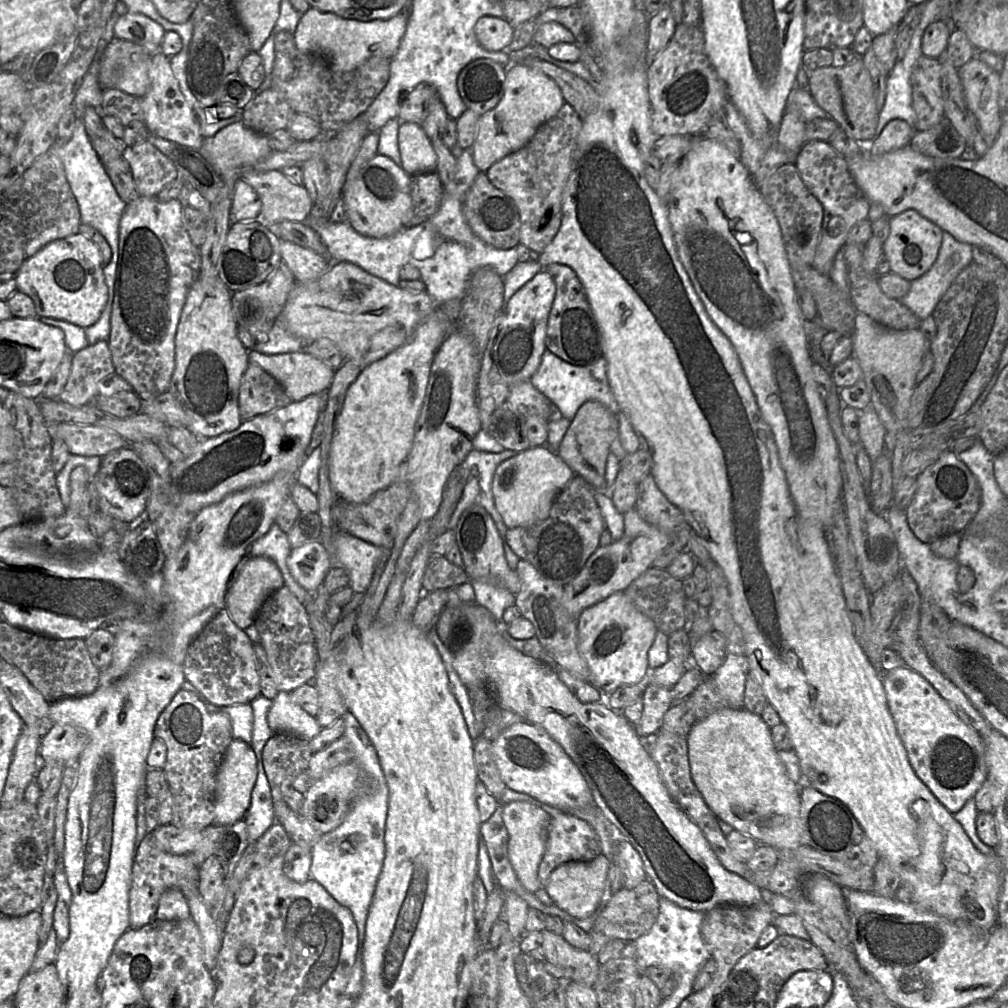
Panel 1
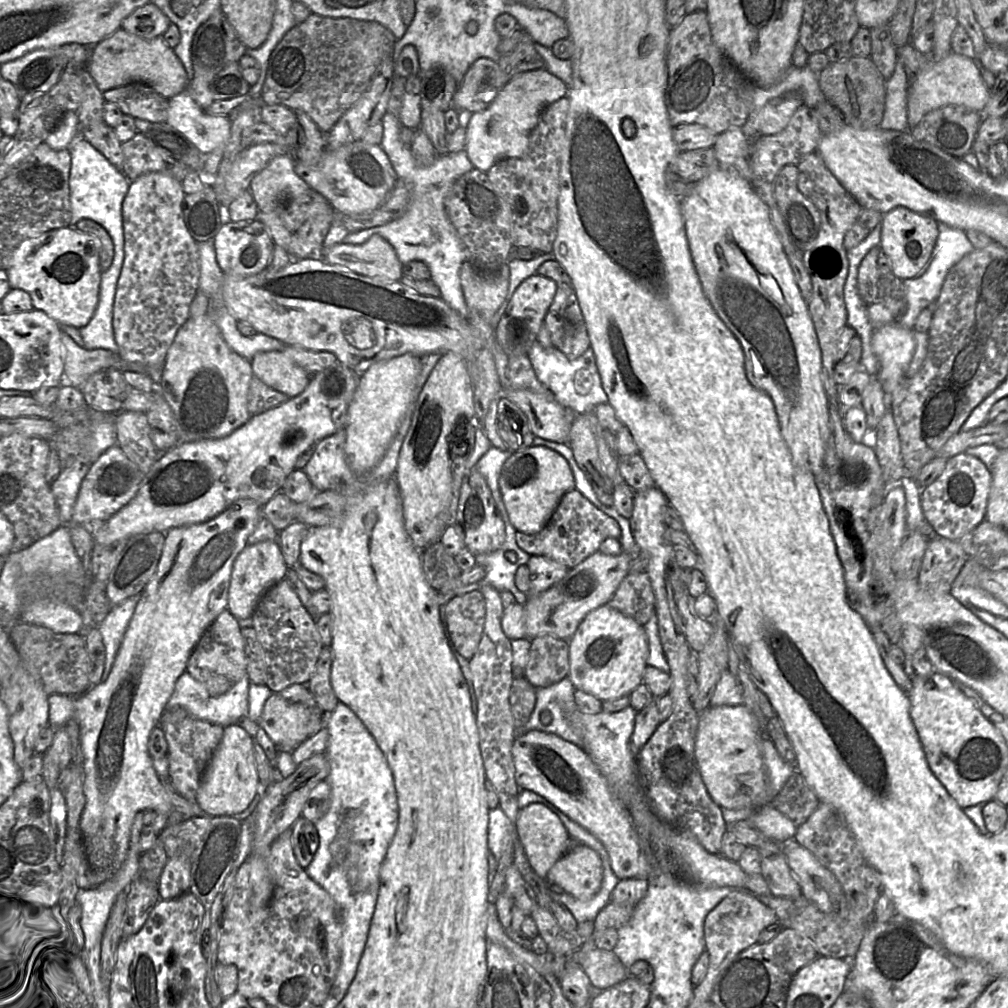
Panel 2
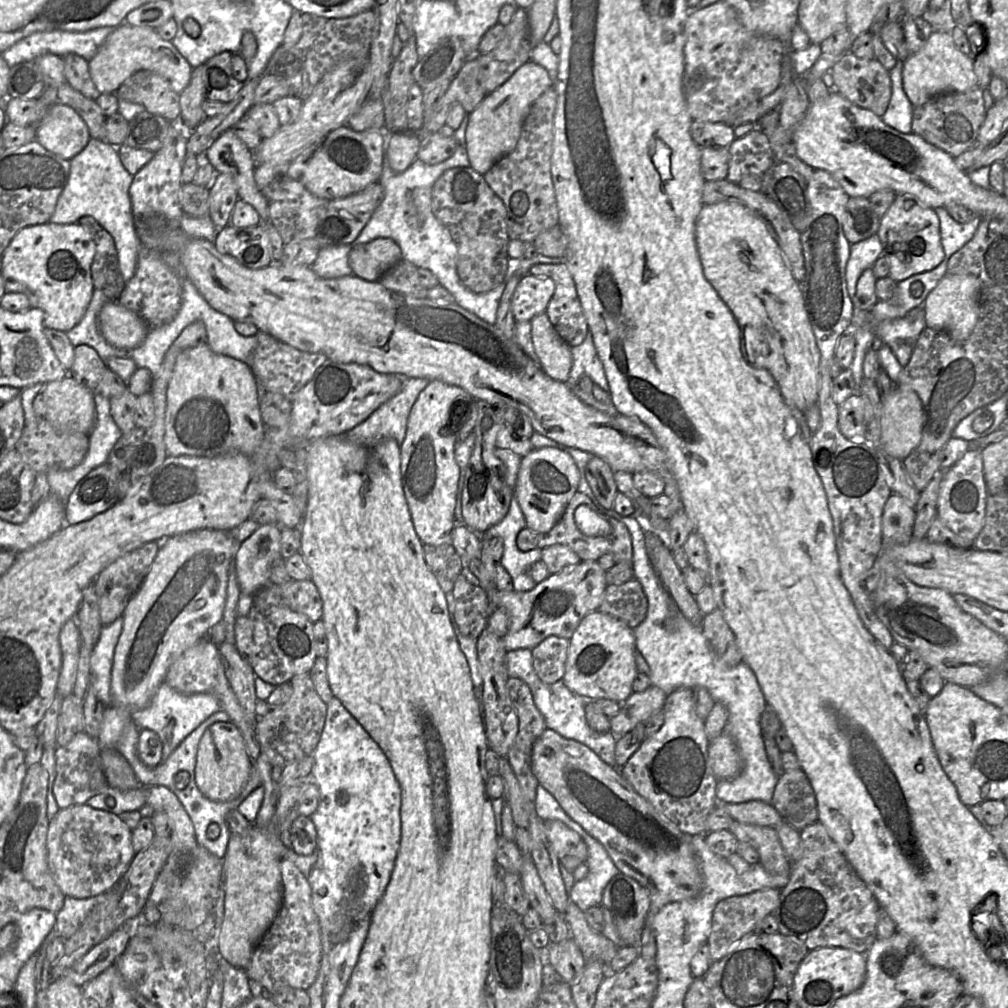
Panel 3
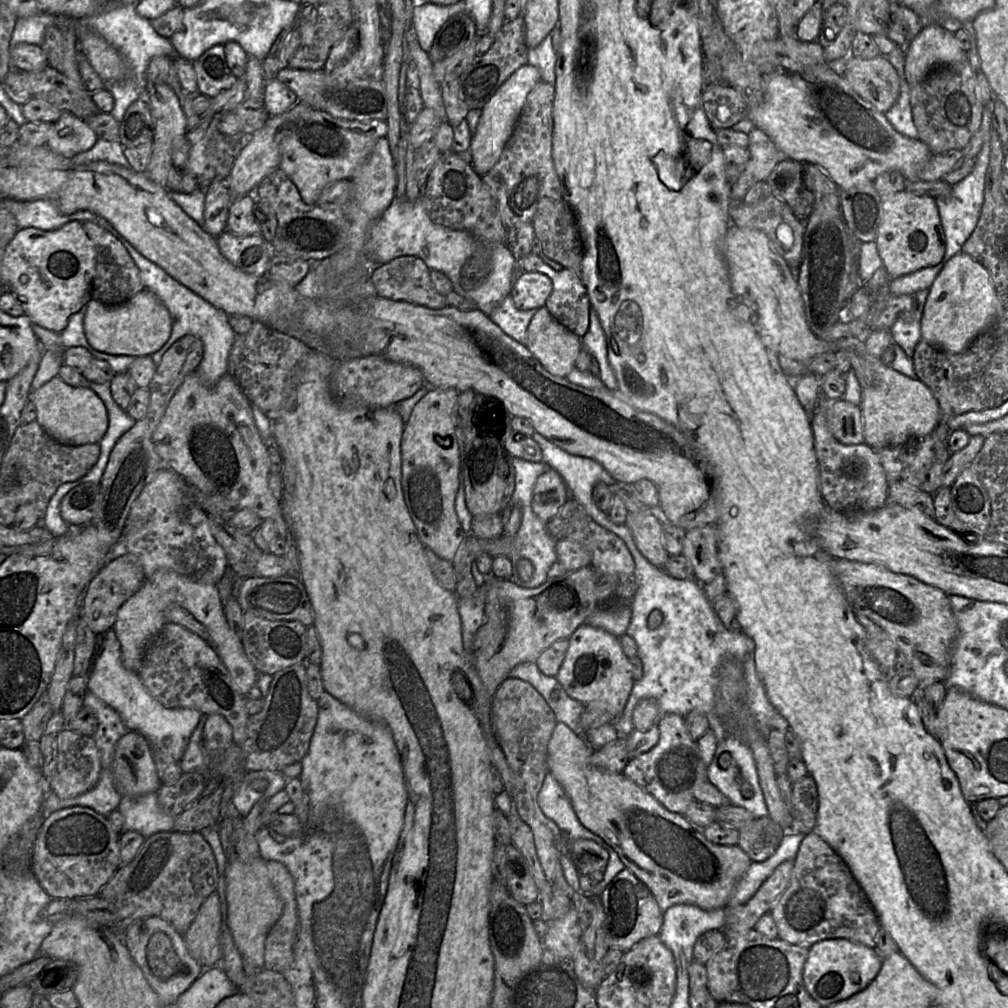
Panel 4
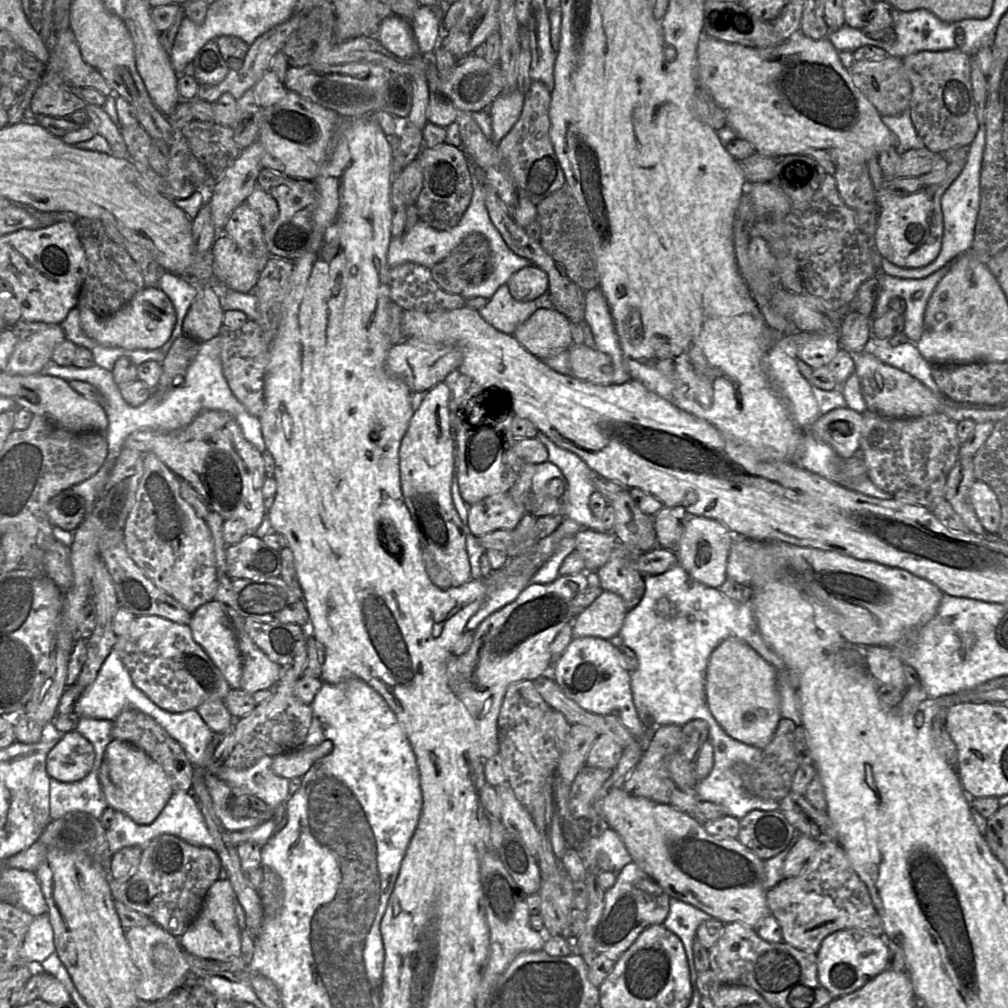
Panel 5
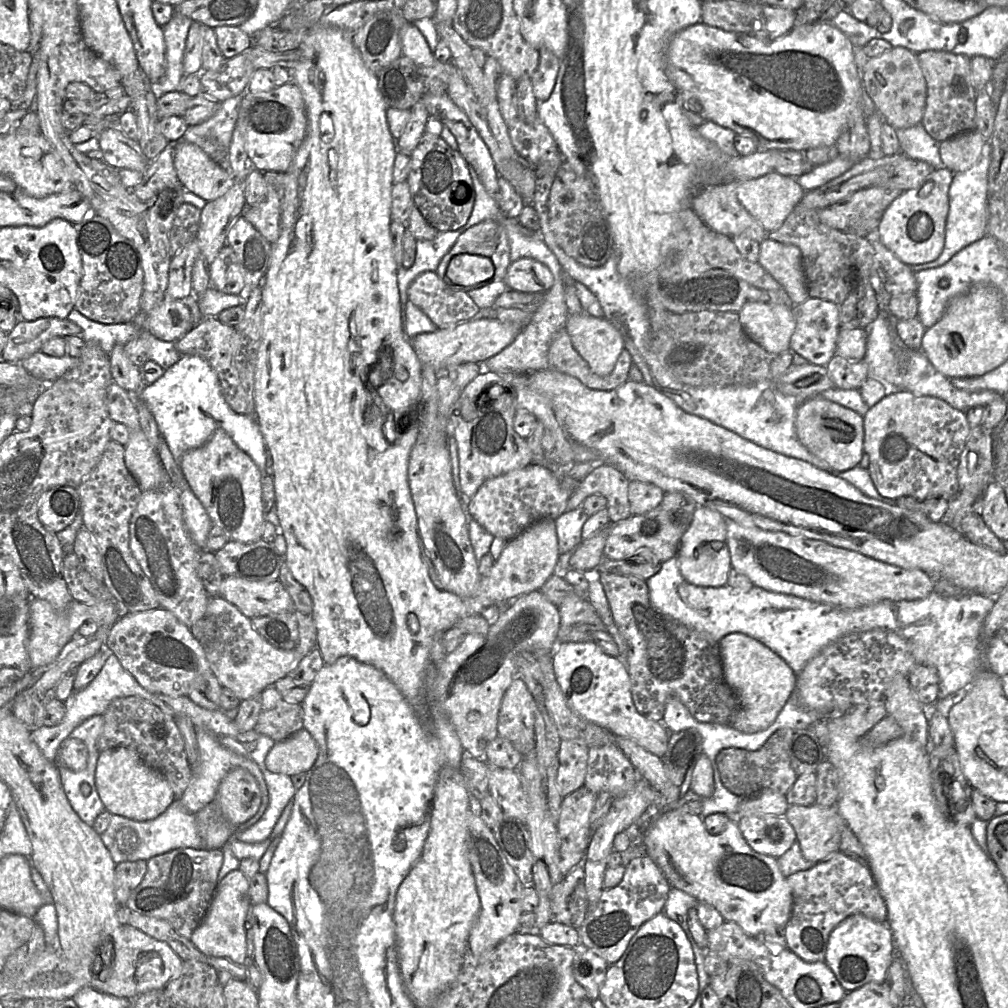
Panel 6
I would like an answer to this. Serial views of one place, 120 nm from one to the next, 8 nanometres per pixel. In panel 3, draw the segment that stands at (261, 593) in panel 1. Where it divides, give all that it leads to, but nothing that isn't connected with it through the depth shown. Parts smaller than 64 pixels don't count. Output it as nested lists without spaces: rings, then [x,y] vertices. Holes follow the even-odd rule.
[[[278,524],[260,525],[247,540],[239,544],[235,567],[242,594],[254,595],[270,585],[271,566],[282,560],[280,529]]]

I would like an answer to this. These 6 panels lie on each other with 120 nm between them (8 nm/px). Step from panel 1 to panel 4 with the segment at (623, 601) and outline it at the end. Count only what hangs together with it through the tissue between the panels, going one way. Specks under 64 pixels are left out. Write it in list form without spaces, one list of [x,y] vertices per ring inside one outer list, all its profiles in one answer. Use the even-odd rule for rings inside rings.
[[[584,623],[570,637],[569,642],[557,680],[573,699],[585,706],[592,702],[603,703],[611,714],[619,717],[624,712],[635,682],[630,659],[622,649],[620,638]]]

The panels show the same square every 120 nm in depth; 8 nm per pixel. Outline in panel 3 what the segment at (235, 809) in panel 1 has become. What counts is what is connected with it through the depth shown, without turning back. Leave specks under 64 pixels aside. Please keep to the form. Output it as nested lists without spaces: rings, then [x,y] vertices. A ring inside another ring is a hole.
[[[216,722],[204,732],[199,742],[195,768],[197,787],[210,800],[233,800],[241,794],[249,778],[251,762],[240,730],[232,722]]]

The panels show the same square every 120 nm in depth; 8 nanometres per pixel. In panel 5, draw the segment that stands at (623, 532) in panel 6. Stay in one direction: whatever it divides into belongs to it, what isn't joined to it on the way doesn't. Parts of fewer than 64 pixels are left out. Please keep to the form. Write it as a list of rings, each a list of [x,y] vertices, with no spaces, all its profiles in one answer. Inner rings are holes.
[[[583,528],[575,535],[576,550],[580,552],[587,572],[597,571],[606,564],[613,549],[624,544],[613,531],[599,532]]]

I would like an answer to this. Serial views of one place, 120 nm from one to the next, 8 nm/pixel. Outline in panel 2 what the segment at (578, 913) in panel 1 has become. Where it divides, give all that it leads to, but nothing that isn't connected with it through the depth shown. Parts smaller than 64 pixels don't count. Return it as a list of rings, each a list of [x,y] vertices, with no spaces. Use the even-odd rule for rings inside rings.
[[[575,844],[554,864],[545,879],[581,901],[589,900],[602,884],[601,858],[590,847]]]

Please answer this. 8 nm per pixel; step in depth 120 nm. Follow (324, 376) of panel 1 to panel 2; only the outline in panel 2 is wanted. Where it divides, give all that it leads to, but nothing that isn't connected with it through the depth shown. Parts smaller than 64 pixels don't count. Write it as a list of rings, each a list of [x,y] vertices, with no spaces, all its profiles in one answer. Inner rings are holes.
[[[282,351],[259,352],[250,363],[255,377],[289,398],[302,393],[311,378]]]

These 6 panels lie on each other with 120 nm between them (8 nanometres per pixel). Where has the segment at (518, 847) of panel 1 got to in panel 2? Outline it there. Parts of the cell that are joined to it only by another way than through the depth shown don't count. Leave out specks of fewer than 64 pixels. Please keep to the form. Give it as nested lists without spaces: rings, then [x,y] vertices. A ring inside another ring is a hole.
[[[538,803],[521,808],[514,827],[532,869],[545,879],[554,864],[568,851],[570,835],[566,827],[555,813]]]

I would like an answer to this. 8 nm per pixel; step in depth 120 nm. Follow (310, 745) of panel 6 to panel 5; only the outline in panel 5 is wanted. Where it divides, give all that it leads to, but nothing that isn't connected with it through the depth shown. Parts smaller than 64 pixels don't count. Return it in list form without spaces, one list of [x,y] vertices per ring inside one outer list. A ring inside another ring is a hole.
[[[324,741],[311,747],[304,745],[296,750],[273,757],[272,770],[275,775],[288,780],[303,777],[316,761],[330,754],[332,750],[333,743],[330,741]]]

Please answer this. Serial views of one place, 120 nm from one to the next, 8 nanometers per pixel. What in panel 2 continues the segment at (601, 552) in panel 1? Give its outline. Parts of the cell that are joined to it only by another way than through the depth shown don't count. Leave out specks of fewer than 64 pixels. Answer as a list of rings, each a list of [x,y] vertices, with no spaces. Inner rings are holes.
[[[599,550],[570,569],[559,583],[545,592],[528,598],[526,603],[523,604],[527,638],[532,640],[539,636],[550,635],[552,637],[570,640],[588,613],[609,603],[623,579],[629,575],[631,560],[632,556],[624,551],[620,555],[607,555],[601,553]]]

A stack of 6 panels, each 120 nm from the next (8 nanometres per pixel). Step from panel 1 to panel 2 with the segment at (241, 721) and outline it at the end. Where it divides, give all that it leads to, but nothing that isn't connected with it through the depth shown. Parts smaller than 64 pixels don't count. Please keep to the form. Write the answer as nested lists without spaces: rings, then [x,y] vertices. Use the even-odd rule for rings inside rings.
[[[185,671],[176,681],[174,691],[167,702],[165,710],[183,708],[194,718],[228,727],[236,724],[242,718],[248,717],[250,683],[248,676],[246,676],[224,694],[211,697],[206,687]]]

